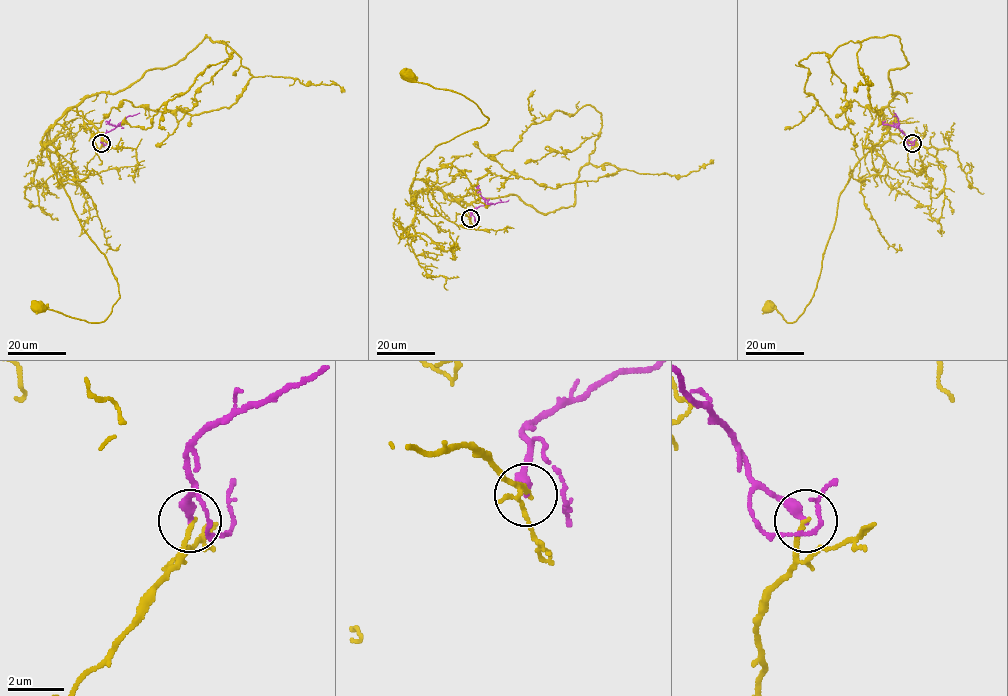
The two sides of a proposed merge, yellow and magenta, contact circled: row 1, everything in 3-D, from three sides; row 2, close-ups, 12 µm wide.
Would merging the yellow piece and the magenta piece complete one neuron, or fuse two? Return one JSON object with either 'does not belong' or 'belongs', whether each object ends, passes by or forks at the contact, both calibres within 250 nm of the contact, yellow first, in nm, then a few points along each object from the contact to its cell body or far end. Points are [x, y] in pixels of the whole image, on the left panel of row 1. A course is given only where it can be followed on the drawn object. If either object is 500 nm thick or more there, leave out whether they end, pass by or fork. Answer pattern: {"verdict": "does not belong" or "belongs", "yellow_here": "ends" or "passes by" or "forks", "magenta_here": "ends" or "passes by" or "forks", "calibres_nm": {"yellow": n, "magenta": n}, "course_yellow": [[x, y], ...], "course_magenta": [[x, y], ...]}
{"verdict": "does not belong", "yellow_here": "ends", "magenta_here": "ends", "calibres_nm": {"yellow": 150, "magenta": 360}, "course_yellow": [[102, 143], [84, 174], [58, 167], [47, 144], [46, 155], [119, 297], [101, 322], [40, 305]], "course_magenta": [[101, 143], [103, 134], [127, 116], [139, 113]]}

